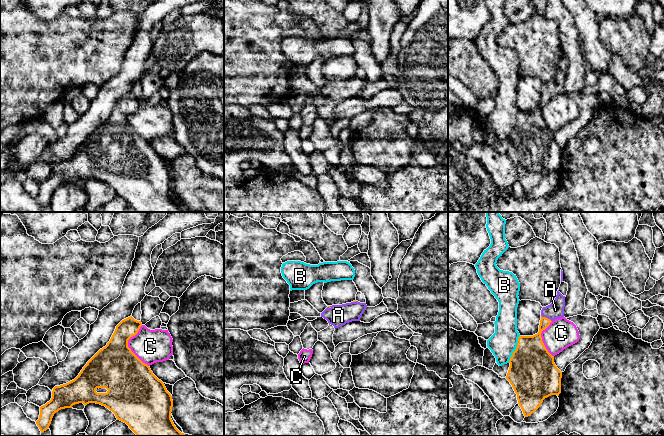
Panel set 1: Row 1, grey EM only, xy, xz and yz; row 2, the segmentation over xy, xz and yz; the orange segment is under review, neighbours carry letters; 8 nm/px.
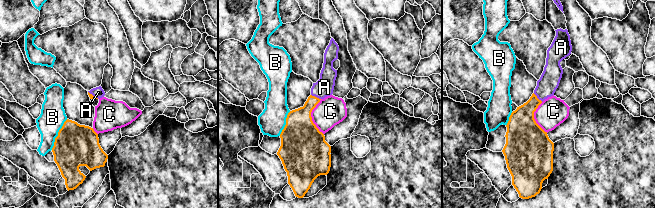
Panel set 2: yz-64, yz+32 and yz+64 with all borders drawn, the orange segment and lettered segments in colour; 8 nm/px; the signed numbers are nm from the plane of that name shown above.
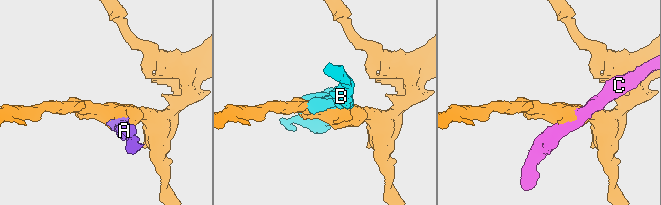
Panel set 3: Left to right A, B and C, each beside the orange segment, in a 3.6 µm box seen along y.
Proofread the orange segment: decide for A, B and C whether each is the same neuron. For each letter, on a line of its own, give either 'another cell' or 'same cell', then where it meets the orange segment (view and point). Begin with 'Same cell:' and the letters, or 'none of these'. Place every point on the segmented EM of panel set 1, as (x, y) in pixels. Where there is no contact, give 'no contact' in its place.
Same cell: A
A: same cell; contact yz (545, 317)
B: another cell; contact yz (516, 349)
C: another cell; contact xy (127, 346)

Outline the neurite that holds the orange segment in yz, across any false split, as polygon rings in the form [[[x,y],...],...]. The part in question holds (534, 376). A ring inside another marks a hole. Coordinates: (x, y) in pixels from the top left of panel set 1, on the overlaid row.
[[[558,290],[555,300],[541,310],[539,332],[533,336],[519,336],[516,350],[509,360],[510,367],[506,379],[517,394],[518,404],[525,417],[534,413],[545,398],[551,395],[559,396],[561,393],[562,372],[555,365],[554,356],[546,349],[541,333],[553,320],[564,317],[564,307],[565,296]]]

